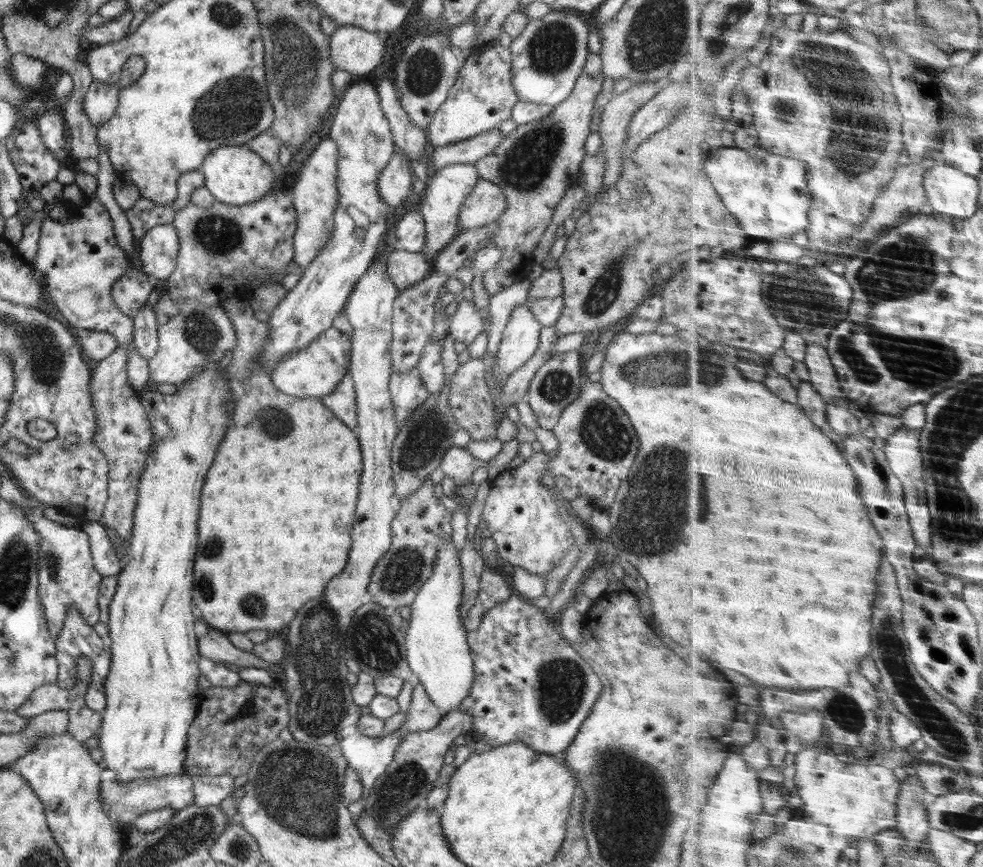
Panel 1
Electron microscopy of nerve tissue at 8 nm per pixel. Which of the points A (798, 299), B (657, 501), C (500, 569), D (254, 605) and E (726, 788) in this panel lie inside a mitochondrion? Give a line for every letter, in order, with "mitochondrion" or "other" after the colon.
A: mitochondrion
B: mitochondrion
C: other
D: mitochondrion
E: other

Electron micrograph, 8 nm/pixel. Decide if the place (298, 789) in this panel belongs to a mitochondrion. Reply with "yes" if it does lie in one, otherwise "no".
yes

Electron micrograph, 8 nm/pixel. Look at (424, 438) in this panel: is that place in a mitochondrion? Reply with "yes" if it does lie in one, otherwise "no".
yes

